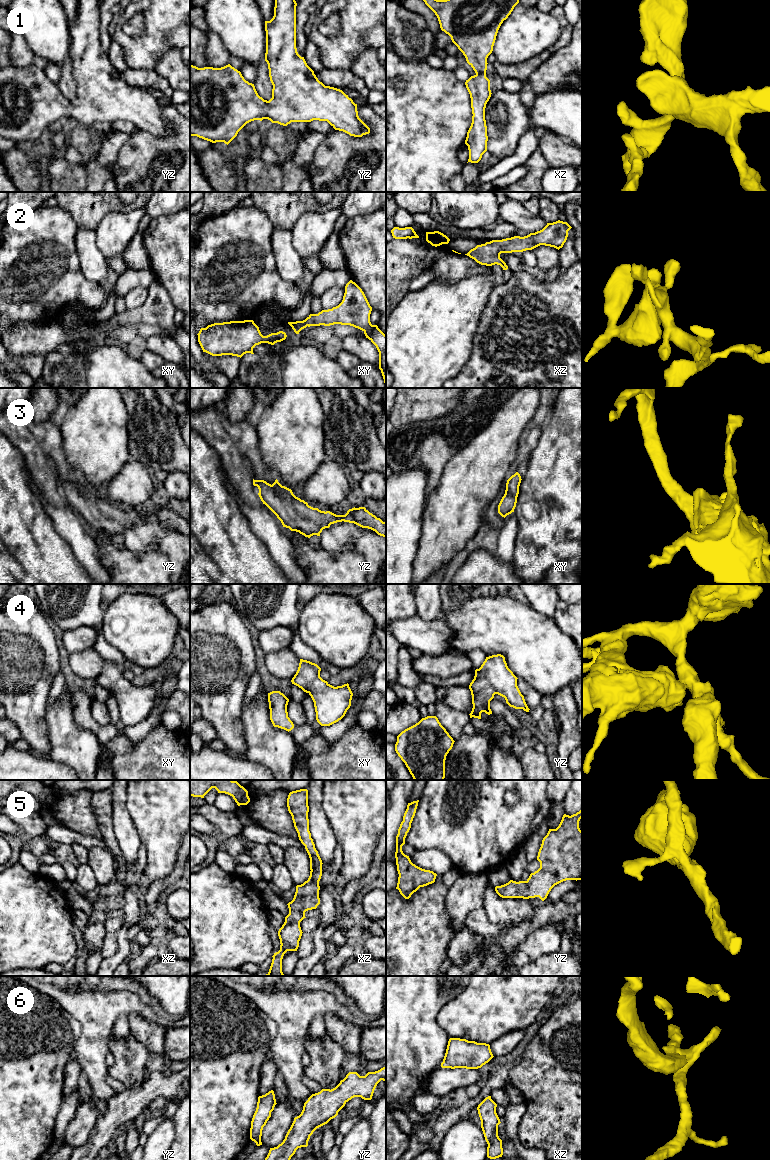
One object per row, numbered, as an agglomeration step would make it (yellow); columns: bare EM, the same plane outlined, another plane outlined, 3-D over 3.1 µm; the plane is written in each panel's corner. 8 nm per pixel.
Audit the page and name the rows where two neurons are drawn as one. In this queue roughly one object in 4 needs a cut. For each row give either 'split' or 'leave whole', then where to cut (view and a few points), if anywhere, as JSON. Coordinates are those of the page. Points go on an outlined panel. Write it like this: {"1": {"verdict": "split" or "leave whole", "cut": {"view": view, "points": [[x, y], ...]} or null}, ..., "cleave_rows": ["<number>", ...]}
{"1": {"verdict": "leave whole", "cut": null}, "2": {"verdict": "leave whole", "cut": null}, "3": {"verdict": "leave whole", "cut": null}, "4": {"verdict": "leave whole", "cut": null}, "5": {"verdict": "leave whole", "cut": null}, "6": {"verdict": "leave whole", "cut": null}, "cleave_rows": []}

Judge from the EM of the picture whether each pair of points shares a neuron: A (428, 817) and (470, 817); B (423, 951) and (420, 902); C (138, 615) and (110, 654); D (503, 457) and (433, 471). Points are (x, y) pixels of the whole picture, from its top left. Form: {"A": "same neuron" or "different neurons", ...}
{"A": "same neuron", "B": "same neuron", "C": "different neurons", "D": "different neurons"}

